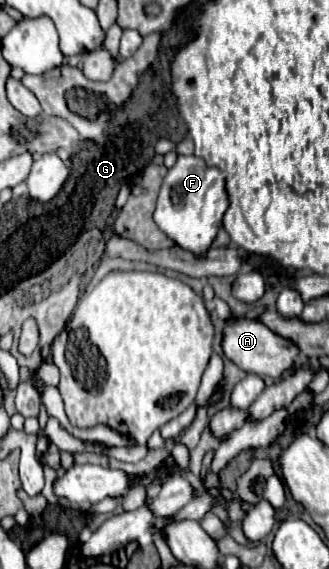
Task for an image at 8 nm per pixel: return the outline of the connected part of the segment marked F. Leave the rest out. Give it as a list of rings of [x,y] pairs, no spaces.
[[[179,156],[163,180],[153,220],[177,246],[195,254],[197,258],[203,258],[213,246],[219,228],[223,226],[227,208],[229,200],[223,172],[209,168],[197,156]]]

